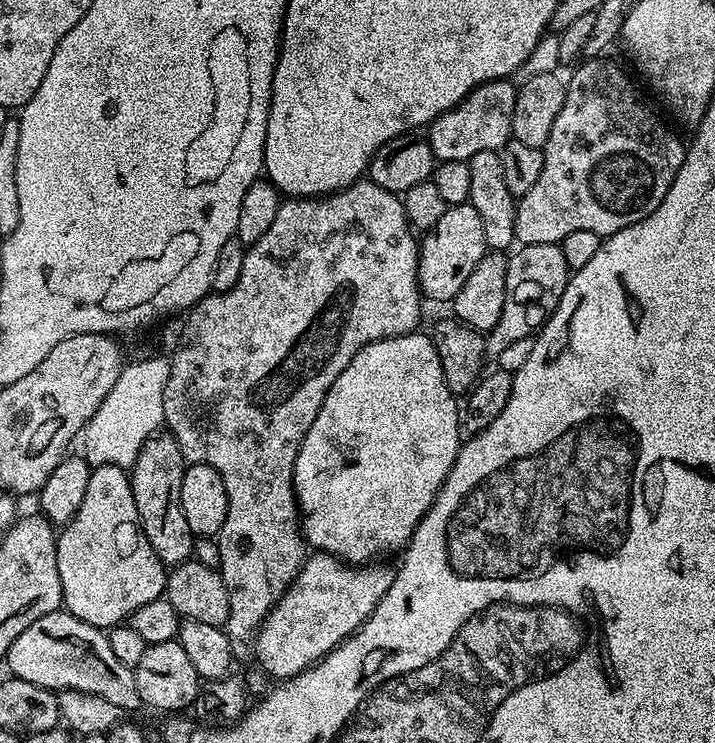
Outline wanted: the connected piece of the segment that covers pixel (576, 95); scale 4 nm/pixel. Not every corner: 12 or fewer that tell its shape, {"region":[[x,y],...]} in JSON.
{"region":[[608,59],[567,77],[520,244],[603,238],[666,198],[680,141]]}

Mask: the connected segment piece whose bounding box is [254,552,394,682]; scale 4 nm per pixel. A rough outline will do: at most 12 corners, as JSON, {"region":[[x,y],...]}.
{"region":[[309,555],[254,637],[291,680],[353,636],[394,572]]}

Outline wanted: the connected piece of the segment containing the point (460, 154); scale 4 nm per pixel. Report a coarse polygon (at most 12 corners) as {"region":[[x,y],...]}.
{"region":[[517,85],[478,86],[426,128],[437,161],[499,152]]}

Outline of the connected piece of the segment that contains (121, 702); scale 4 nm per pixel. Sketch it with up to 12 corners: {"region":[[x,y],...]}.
{"region":[[67,610],[26,626],[6,663],[57,693],[141,707],[135,671]]}

